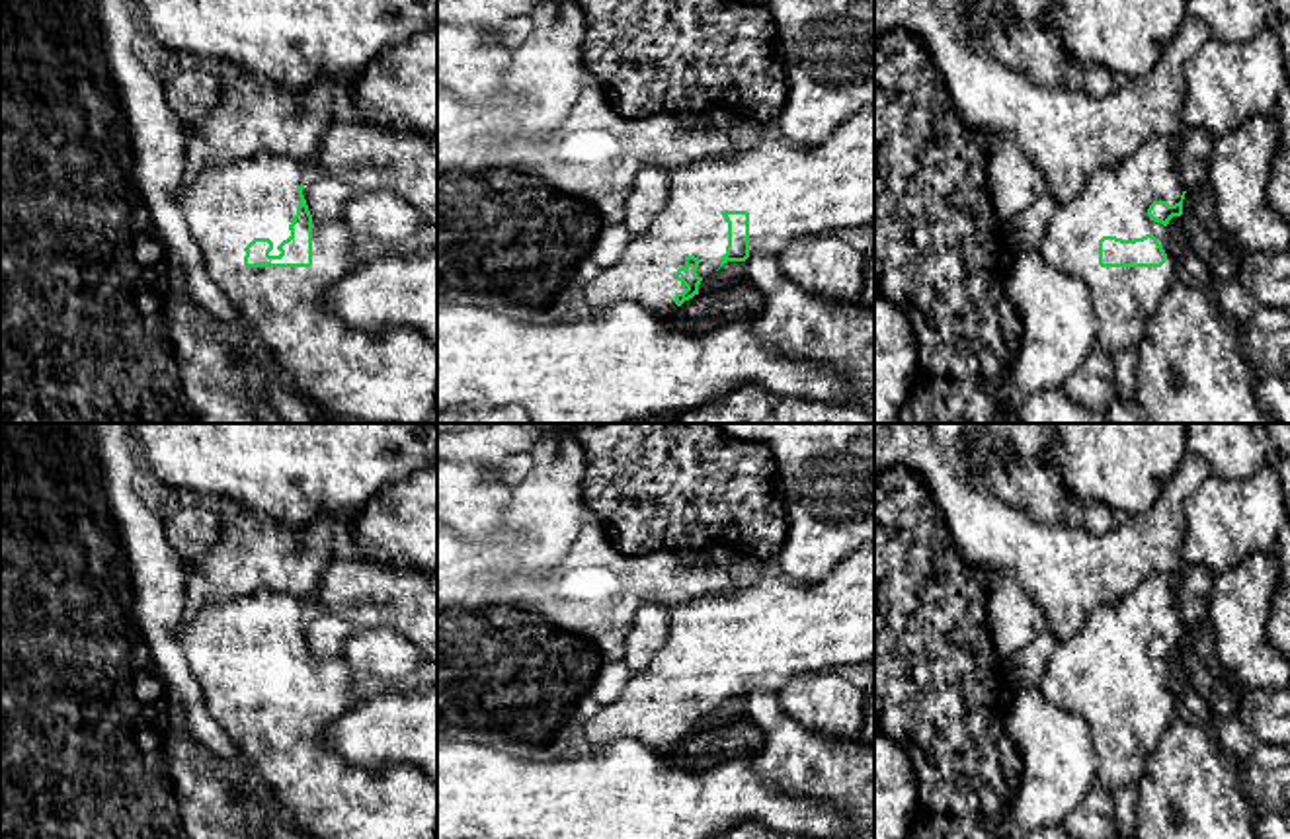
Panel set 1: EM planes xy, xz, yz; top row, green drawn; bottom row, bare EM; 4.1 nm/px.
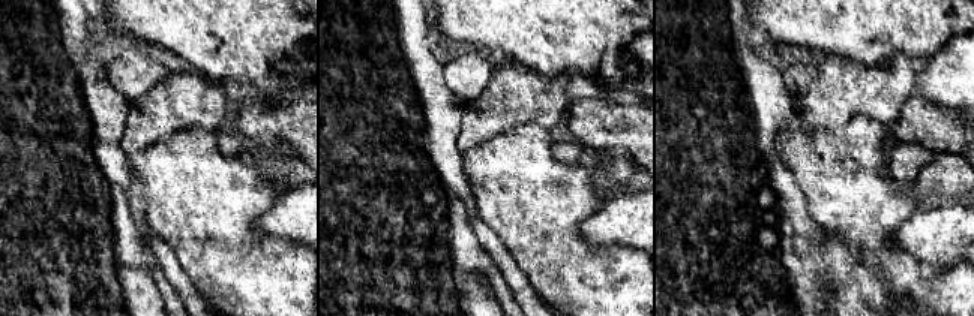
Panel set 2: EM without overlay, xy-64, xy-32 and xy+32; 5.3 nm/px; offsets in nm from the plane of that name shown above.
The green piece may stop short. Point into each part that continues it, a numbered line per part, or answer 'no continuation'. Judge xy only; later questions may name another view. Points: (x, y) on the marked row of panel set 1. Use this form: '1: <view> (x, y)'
1: xy (393, 375)

